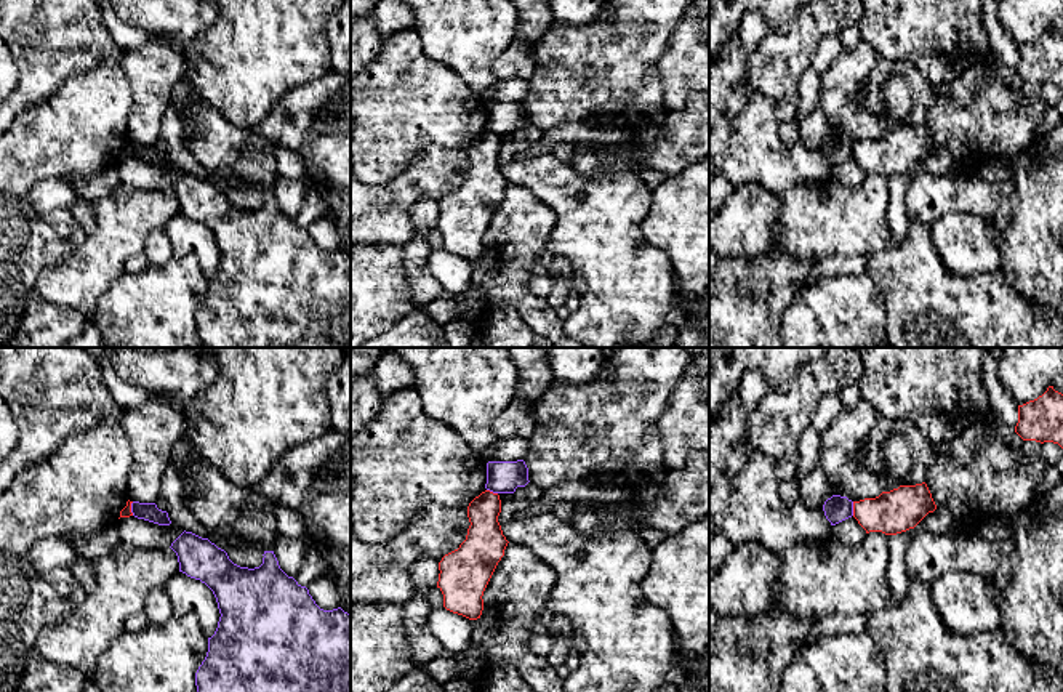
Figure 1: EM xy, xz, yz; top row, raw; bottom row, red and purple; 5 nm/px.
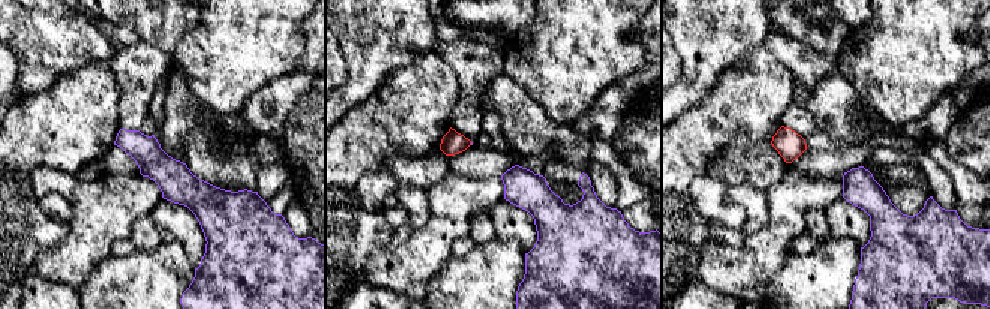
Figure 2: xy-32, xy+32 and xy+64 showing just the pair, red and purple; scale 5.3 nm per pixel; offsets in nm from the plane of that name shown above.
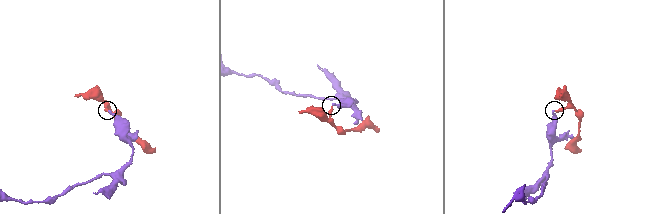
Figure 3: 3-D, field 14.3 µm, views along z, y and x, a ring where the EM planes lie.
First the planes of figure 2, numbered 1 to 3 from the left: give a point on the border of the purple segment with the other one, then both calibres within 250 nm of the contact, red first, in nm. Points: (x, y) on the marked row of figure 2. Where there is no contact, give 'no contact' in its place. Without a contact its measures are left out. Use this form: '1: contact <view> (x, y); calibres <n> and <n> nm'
1: no contact
2: no contact
3: no contact

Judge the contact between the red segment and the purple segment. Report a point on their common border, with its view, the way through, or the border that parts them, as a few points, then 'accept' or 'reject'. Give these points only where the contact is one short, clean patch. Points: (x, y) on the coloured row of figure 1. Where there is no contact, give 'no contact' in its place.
contact yz (854, 508); border yz (852, 502), (854, 514); reject

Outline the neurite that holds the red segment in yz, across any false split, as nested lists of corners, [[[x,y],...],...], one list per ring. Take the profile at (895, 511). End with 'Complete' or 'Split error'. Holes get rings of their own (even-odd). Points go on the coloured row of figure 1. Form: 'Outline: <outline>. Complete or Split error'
Outline: [[[925,482],[900,485],[876,498],[853,501],[853,517],[869,532],[897,535],[914,529],[937,505]]]. Complete

